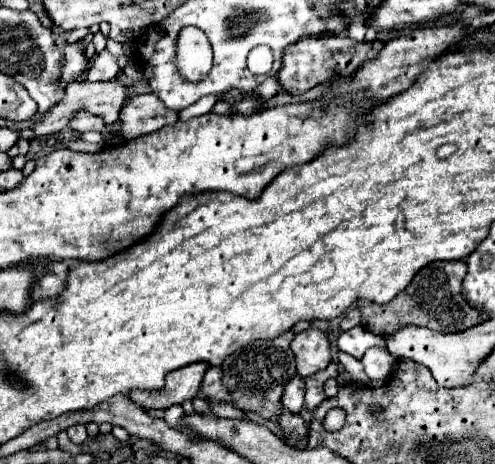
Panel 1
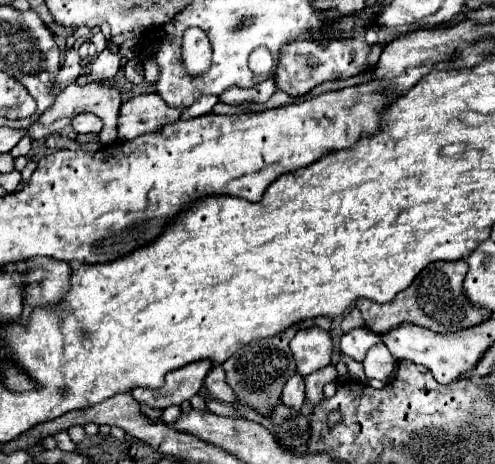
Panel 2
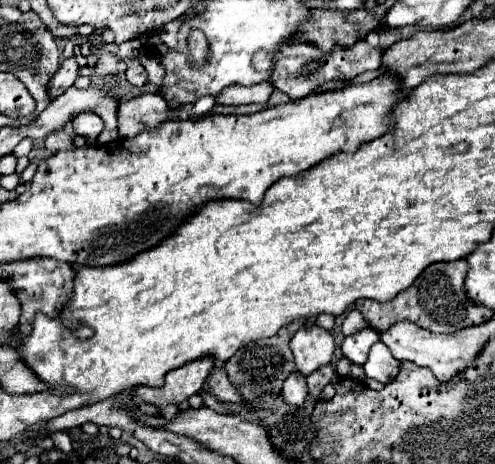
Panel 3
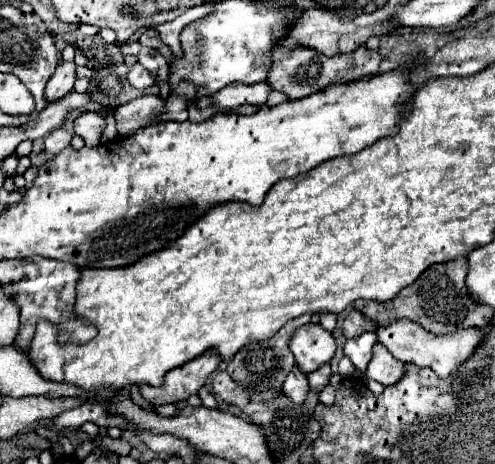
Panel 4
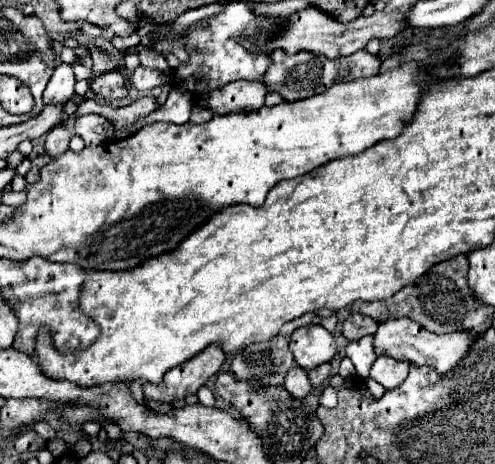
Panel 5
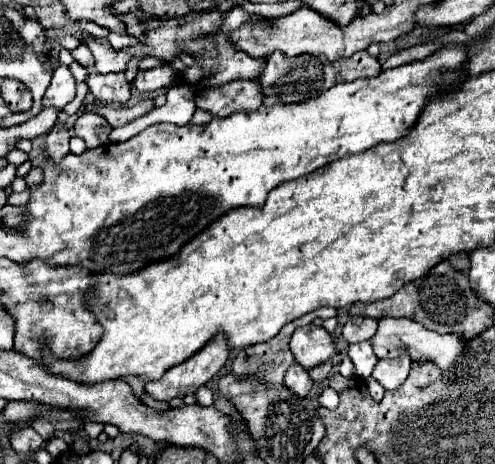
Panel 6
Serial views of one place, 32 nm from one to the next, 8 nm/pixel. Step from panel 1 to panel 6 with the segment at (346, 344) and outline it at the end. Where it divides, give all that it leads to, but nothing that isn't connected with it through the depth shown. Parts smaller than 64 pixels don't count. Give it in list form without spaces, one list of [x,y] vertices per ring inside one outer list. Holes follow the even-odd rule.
[[[360,342],[360,344],[352,344],[348,350],[348,356],[352,358],[354,366],[356,366],[356,374],[360,378],[368,378],[372,374],[372,368],[376,366],[378,358],[372,350],[372,346],[368,342]]]

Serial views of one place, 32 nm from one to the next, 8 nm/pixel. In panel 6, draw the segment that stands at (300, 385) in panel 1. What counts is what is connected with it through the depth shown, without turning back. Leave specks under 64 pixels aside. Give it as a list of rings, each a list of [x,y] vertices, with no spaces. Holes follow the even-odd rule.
[[[294,362],[294,364],[288,368],[288,372],[286,372],[284,384],[286,384],[294,394],[306,396],[306,394],[310,392],[310,388],[312,388],[312,378],[308,376],[306,368],[302,368],[300,364]]]

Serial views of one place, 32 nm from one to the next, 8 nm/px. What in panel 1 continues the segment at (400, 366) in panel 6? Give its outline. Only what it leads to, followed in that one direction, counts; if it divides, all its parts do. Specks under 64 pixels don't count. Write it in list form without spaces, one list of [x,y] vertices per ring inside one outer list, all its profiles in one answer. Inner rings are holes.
[[[370,348],[364,358],[362,358],[364,370],[368,378],[376,378],[376,380],[388,380],[392,376],[396,358],[392,358],[392,354],[386,348]]]

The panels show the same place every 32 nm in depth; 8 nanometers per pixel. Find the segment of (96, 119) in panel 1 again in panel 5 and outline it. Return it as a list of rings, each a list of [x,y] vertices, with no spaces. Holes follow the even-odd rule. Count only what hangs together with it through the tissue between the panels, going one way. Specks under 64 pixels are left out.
[[[84,114],[84,116],[78,116],[76,118],[76,126],[74,126],[74,132],[76,136],[80,136],[86,146],[98,146],[98,144],[104,144],[108,140],[108,130],[110,122],[98,114]]]

